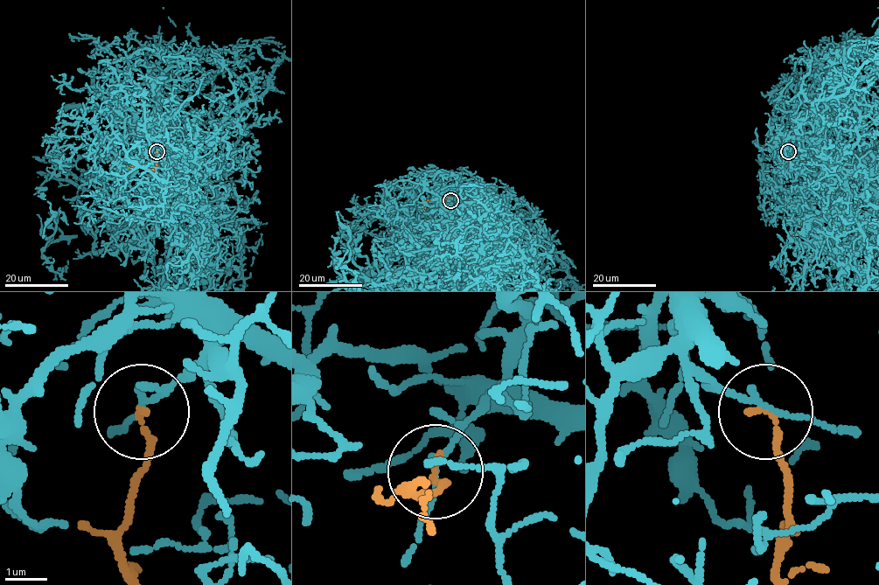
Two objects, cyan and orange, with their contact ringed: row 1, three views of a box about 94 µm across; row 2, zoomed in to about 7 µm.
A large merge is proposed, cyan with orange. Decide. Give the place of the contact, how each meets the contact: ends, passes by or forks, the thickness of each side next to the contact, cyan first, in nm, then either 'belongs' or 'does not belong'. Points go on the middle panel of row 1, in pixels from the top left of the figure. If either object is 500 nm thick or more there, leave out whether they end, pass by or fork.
(450, 200) | cyan passes by | orange ends | 130/170 nm | does not belong

